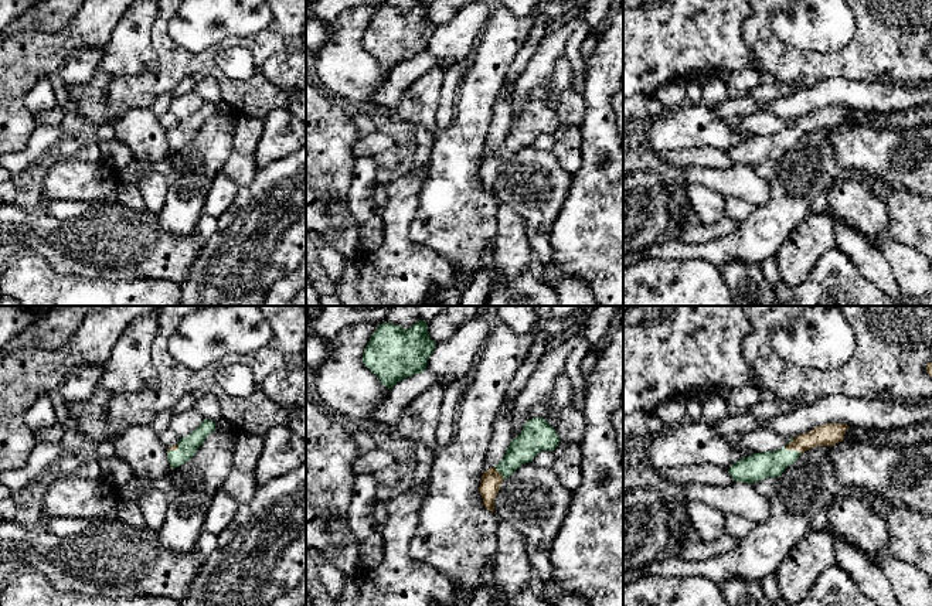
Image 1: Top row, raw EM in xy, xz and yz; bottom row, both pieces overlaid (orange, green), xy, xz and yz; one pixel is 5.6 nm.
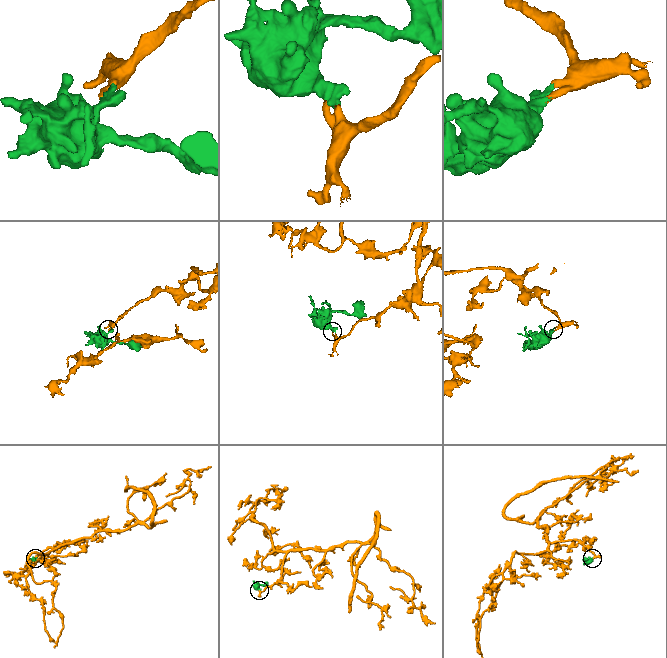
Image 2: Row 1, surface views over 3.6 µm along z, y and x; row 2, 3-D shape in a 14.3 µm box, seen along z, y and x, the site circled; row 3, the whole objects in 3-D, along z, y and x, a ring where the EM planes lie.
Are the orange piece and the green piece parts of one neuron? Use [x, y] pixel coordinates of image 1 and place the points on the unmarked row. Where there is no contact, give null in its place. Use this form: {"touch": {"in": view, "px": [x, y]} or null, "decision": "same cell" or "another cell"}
{"touch": {"in": "yz", "px": [792, 132]}, "decision": "same cell"}

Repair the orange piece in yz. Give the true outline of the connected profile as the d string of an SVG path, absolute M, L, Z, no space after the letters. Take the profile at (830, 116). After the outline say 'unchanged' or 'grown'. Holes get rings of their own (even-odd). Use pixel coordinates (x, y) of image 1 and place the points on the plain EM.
M826 106L810 115L790 122L782 132L775 135L754 136L734 146L728 154L734 164L756 166L768 160L779 160L797 140L816 129L833 129L843 125L846 106Z; grown

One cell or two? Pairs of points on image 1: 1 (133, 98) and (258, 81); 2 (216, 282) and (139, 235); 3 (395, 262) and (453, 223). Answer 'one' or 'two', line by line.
1: one
2: two
3: two

